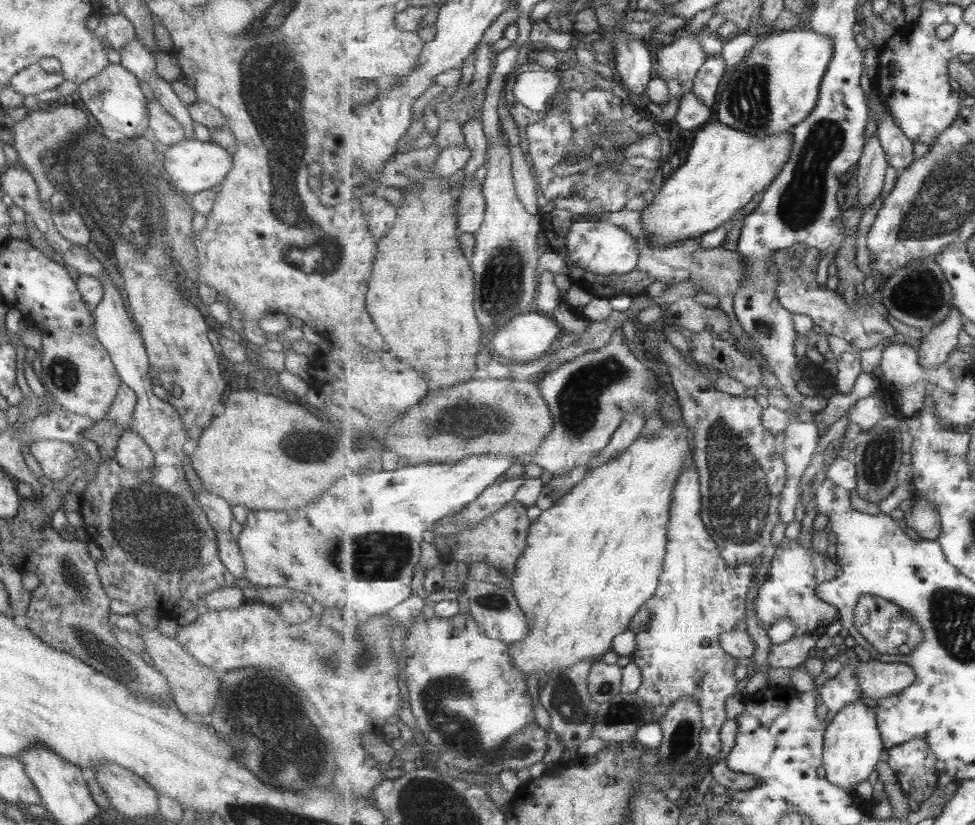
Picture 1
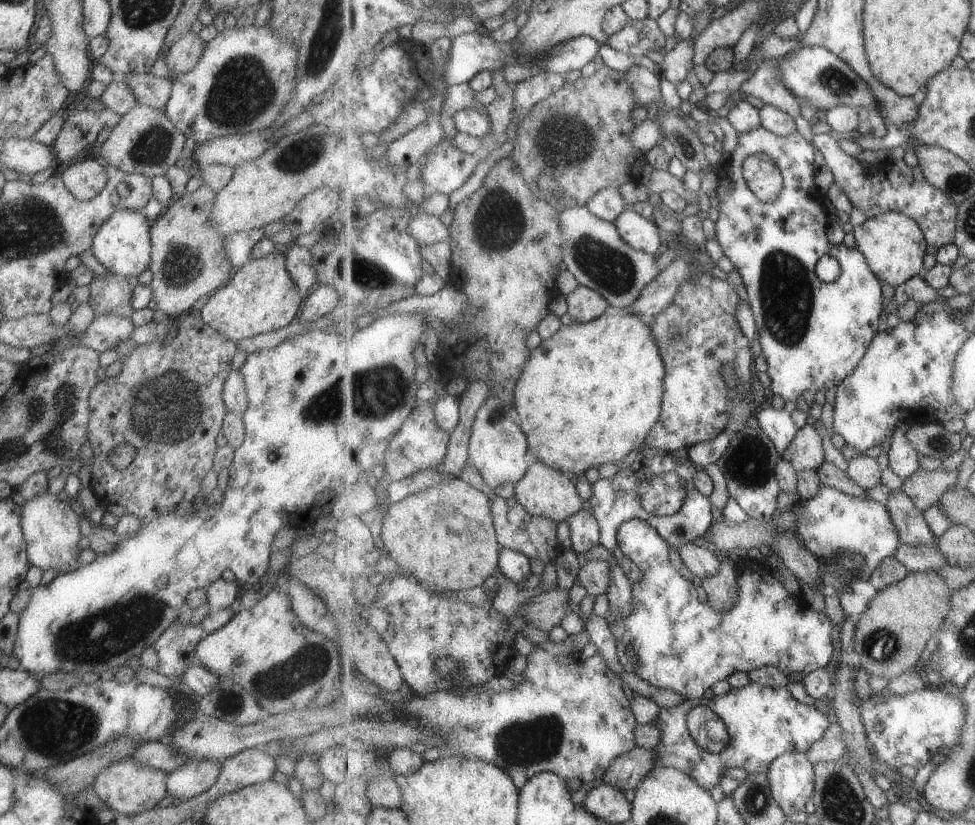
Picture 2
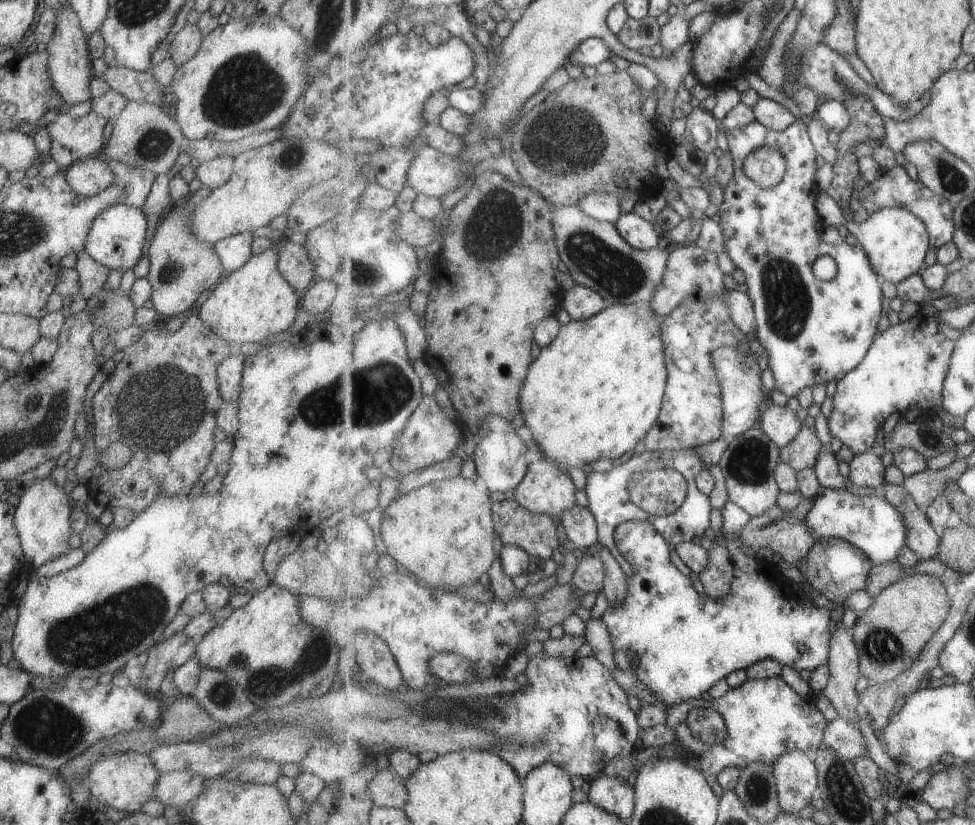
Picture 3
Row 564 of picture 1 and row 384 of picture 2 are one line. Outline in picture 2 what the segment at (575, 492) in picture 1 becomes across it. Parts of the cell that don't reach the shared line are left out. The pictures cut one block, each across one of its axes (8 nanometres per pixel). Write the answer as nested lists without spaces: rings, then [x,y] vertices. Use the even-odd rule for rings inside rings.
[[[635,312],[625,316],[609,316],[605,314],[601,318],[588,323],[573,322],[571,325],[563,325],[555,336],[542,341],[536,349],[532,350],[532,355],[527,361],[522,377],[518,380],[514,390],[516,398],[513,406],[515,408],[514,416],[522,427],[523,432],[528,436],[530,452],[536,456],[537,460],[544,462],[555,470],[563,471],[575,477],[584,474],[592,466],[597,468],[601,464],[605,464],[605,462],[620,466],[621,460],[629,452],[633,452],[633,450],[639,452],[645,446],[647,436],[649,436],[651,429],[661,418],[665,377],[666,364],[663,357],[661,357],[660,348],[657,348],[654,336],[651,334],[651,328]]]

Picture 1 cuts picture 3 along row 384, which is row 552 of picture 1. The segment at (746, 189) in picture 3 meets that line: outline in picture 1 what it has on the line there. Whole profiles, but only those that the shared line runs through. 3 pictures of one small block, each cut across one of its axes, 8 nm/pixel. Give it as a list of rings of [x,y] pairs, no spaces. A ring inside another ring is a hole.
[[[786,538],[775,550],[765,581],[758,588],[758,597],[755,599],[756,616],[760,626],[766,630],[775,622],[788,618],[793,618],[799,628],[791,640],[783,644],[771,644],[769,647],[768,664],[773,668],[795,669],[803,665],[808,660],[807,654],[816,649],[815,644],[819,642],[819,638],[839,618],[839,610],[818,595],[817,588],[837,578],[840,567],[824,554],[825,552],[817,553],[807,548],[798,539]]]

